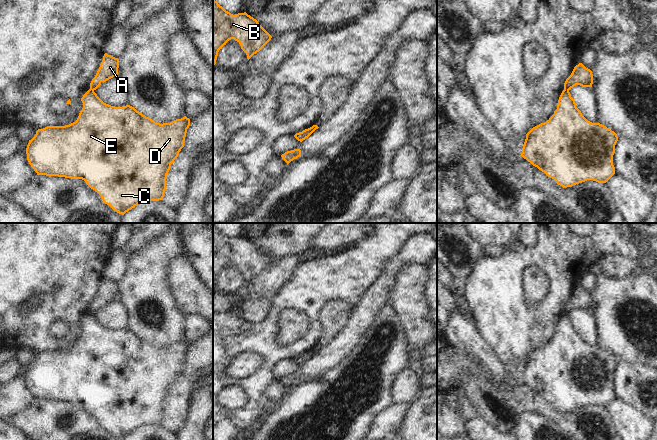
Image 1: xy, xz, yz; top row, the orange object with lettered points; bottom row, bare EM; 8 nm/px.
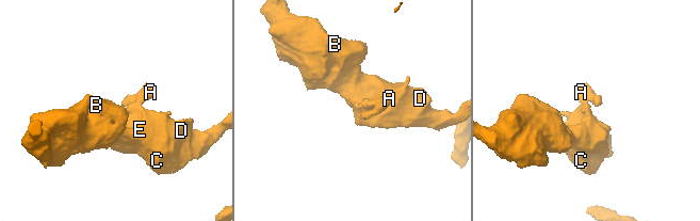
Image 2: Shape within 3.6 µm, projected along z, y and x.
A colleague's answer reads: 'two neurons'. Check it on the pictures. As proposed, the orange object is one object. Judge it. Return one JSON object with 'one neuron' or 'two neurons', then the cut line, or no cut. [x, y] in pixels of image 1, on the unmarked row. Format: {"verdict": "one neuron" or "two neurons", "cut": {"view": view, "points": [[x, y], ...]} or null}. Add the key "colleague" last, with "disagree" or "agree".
{"verdict": "two neurons", "cut": {"view": "yz", "points": [[564, 312], [568, 314]]}, "colleague": "agree"}

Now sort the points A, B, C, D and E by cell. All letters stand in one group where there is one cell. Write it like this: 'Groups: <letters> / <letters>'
Groups: A / B C D E

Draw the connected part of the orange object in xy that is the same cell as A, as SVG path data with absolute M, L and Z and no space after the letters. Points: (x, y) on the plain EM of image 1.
M107 277L104 278L100 291L90 307L90 313L96 314L101 307L118 299L119 283Z

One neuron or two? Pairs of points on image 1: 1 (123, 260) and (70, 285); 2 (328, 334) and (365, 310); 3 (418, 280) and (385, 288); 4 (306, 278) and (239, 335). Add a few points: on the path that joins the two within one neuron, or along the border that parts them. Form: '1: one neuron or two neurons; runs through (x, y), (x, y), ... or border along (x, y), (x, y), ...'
1: two neurons; border along (115, 250), (106, 266), (105, 276)
2: two neurons; border along (357, 307), (347, 325), (333, 339)
3: two neurons; border along (406, 266), (392, 288), (390, 298)
4: one neuron; runs through (289, 297), (277, 309), (274, 318), (258, 334)

